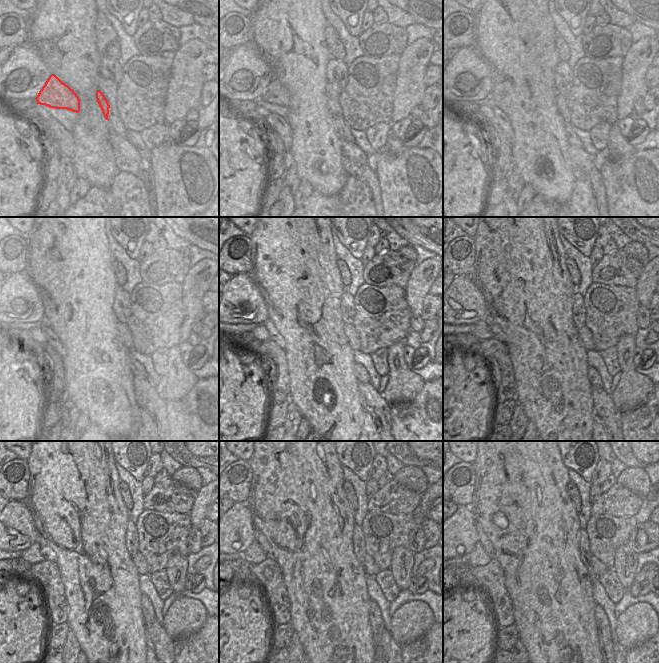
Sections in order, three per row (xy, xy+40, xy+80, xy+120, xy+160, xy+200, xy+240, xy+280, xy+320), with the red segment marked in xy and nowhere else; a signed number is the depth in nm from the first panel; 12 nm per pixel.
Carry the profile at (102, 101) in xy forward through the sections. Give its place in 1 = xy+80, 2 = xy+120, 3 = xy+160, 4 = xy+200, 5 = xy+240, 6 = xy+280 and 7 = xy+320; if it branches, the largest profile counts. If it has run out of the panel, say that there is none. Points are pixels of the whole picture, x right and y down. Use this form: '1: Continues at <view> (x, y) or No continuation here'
1: Continues at xy+80 (563, 109)
2: Continues at xy+120 (125, 335)
3: Continues at xy+160 (351, 333)
4: Continues at xy+200 (585, 337)
5: Continues at xy+240 (139, 560)
6: Continues at xy+280 (369, 566)
7: Continues at xy+320 (599, 568)

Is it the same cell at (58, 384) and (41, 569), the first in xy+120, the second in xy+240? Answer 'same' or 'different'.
same

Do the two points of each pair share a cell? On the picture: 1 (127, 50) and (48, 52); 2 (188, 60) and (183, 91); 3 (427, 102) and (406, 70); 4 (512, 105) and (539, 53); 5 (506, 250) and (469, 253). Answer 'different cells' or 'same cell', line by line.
1: different cells
2: same cell
3: different cells
4: same cell
5: different cells

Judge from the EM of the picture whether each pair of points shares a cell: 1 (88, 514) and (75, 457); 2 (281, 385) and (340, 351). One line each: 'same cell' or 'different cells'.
1: same cell
2: different cells

